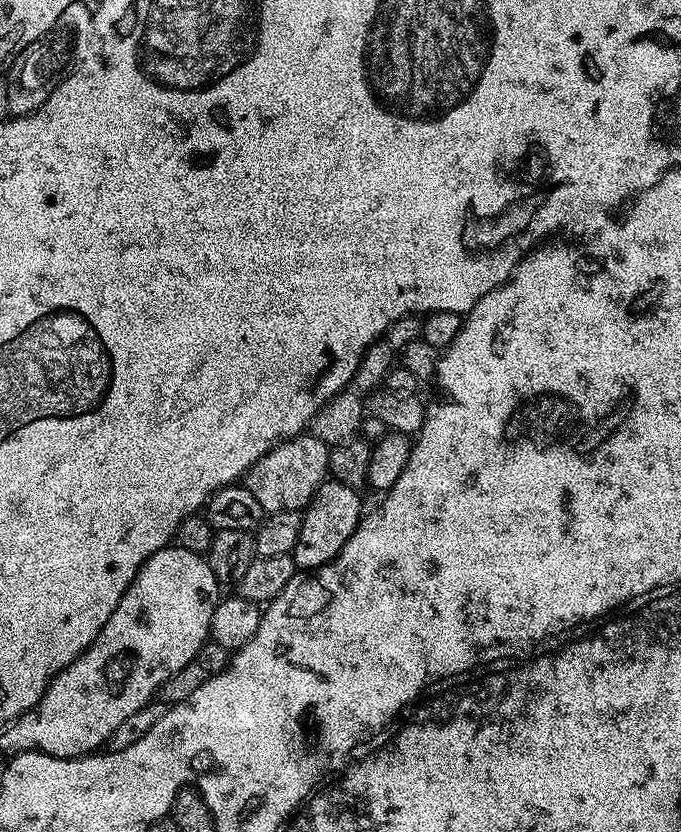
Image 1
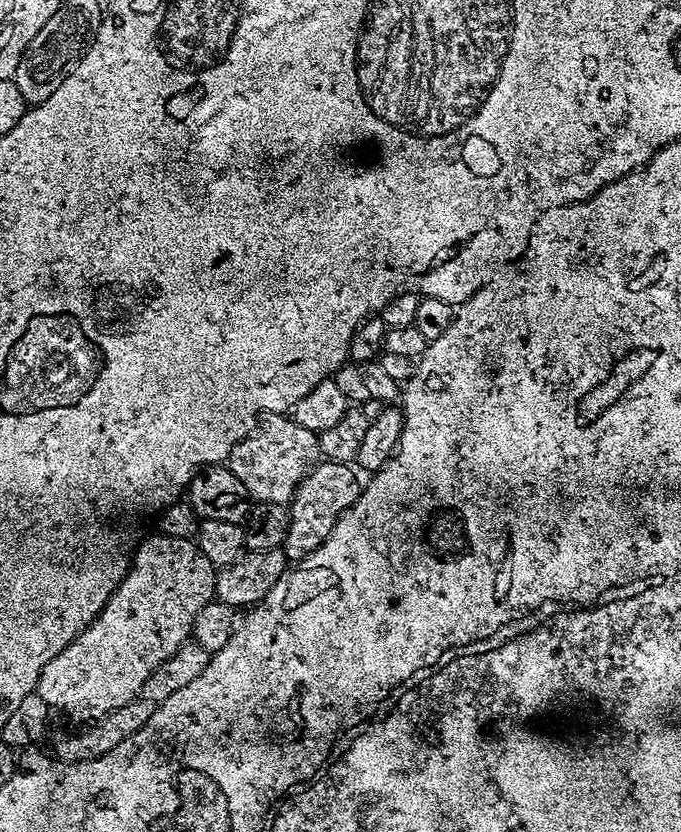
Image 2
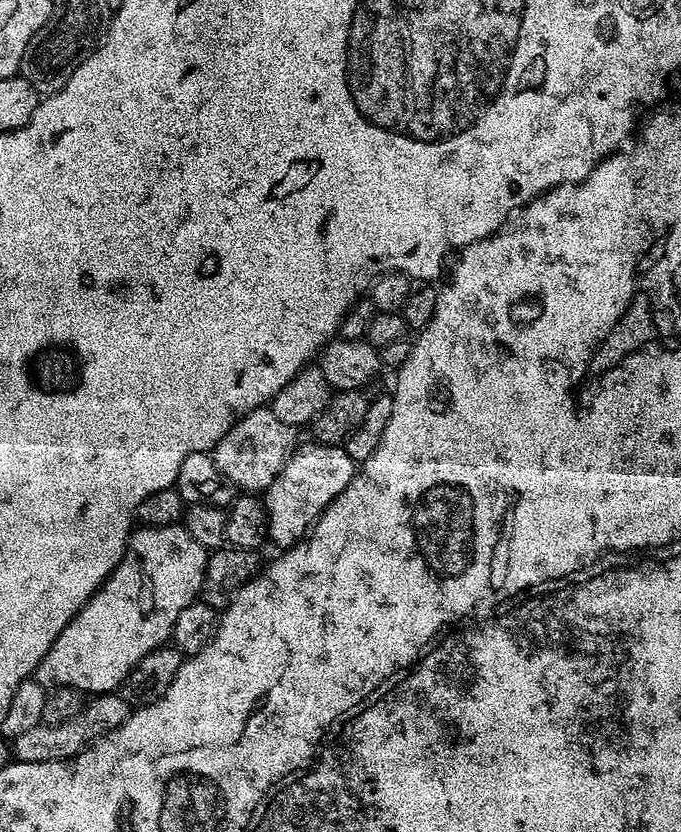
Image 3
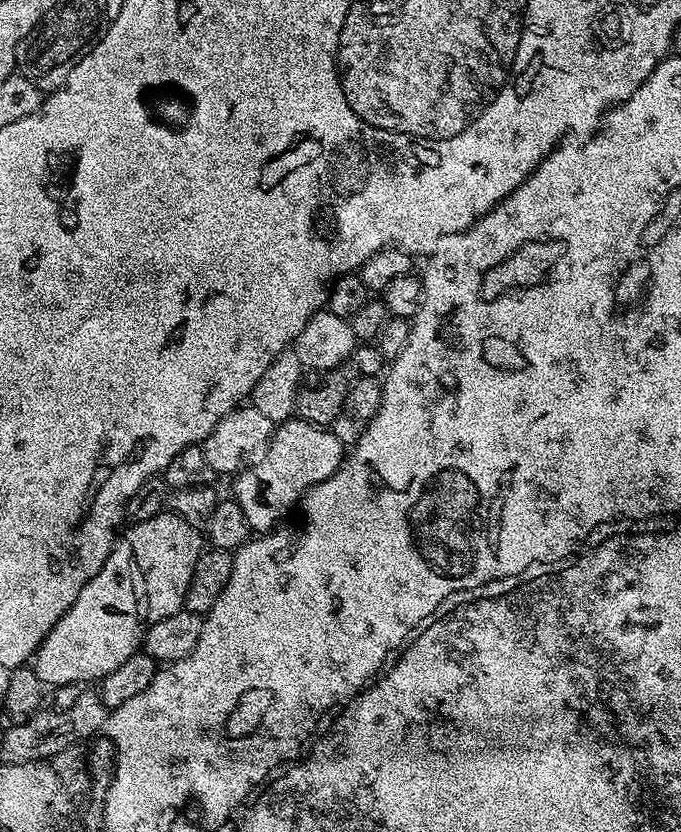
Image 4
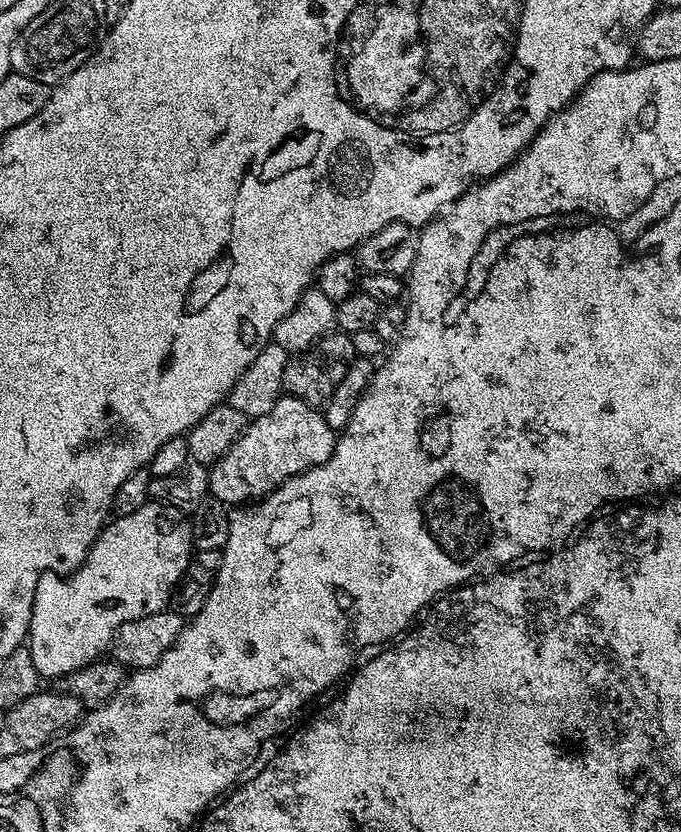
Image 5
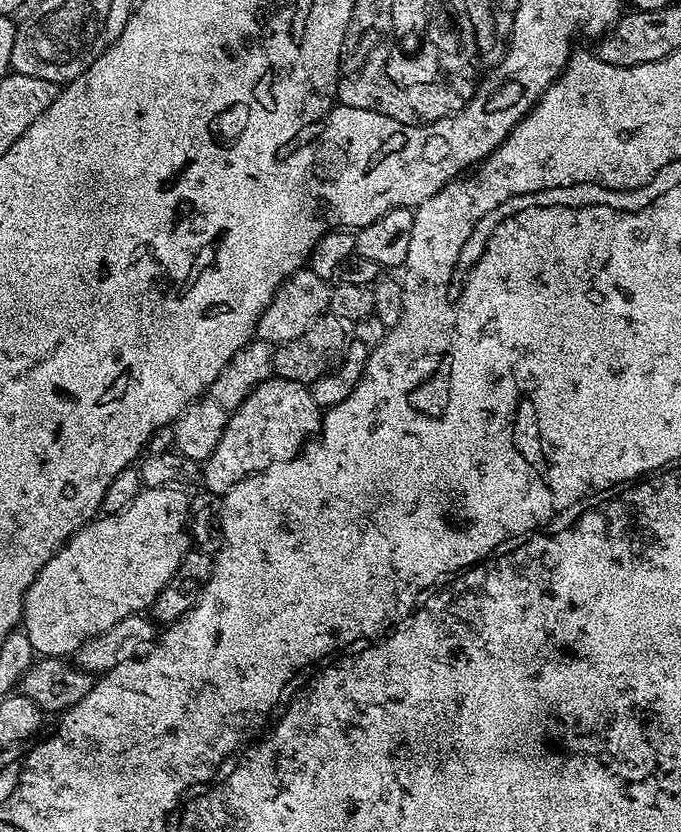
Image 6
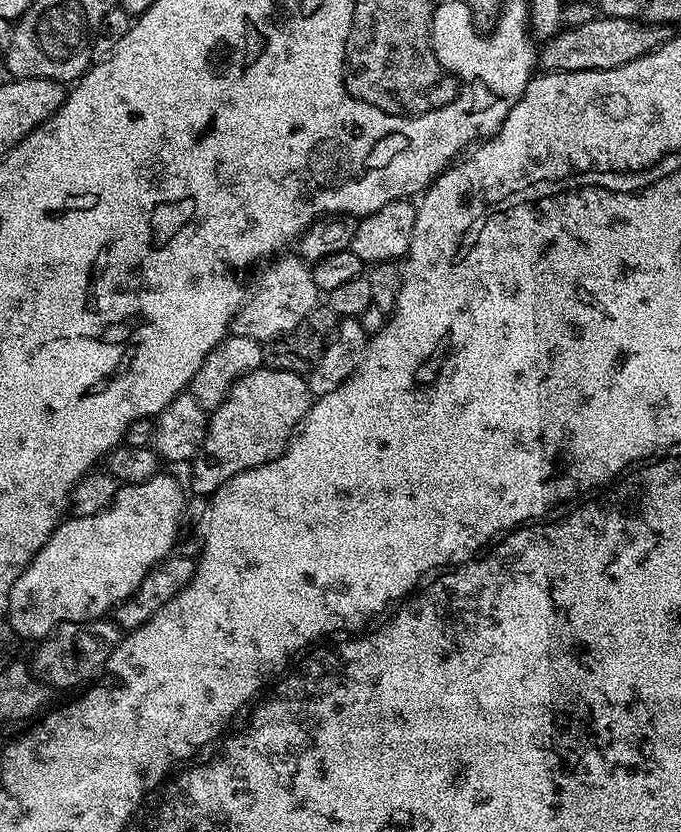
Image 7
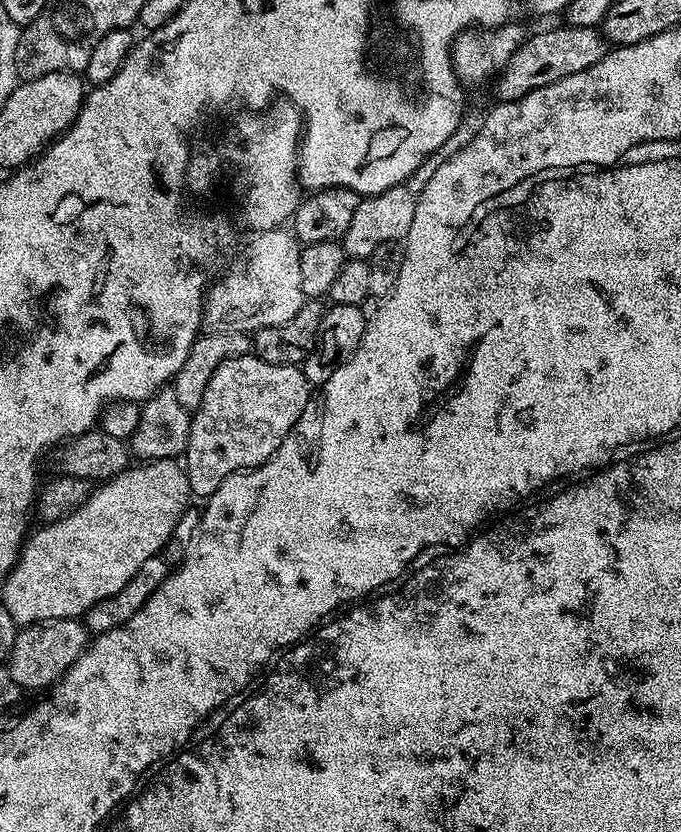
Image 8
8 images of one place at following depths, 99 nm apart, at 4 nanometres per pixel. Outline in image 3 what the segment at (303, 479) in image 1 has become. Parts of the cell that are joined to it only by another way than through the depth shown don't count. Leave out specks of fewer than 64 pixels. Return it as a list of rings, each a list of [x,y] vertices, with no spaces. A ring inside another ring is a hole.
[[[271,407],[256,408],[232,426],[217,442],[210,455],[227,483],[229,480],[230,483],[237,484],[245,493],[260,494],[270,487],[297,447],[296,432],[293,425],[274,418]]]

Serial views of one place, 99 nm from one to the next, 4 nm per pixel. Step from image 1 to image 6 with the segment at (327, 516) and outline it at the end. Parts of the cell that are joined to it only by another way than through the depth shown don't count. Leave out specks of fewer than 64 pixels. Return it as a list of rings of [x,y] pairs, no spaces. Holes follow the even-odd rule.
[[[273,375],[254,388],[228,417],[222,442],[214,454],[203,461],[203,487],[213,494],[223,494],[242,478],[264,472],[278,462],[292,460],[301,448],[320,431],[322,410],[314,402],[309,385],[283,380]]]

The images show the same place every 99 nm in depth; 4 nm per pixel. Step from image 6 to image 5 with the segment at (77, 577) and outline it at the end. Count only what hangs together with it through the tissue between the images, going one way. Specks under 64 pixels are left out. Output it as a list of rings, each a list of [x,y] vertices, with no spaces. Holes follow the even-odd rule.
[[[149,502],[138,510],[134,510],[134,514],[126,514],[125,516],[116,516],[109,519],[108,523],[104,525],[104,529],[98,534],[94,546],[88,551],[88,557],[84,559],[82,566],[78,566],[76,572],[70,572],[67,575],[45,572],[44,577],[40,579],[38,586],[34,590],[34,606],[32,607],[32,617],[30,618],[30,626],[28,627],[26,646],[30,650],[30,658],[34,658],[34,666],[41,678],[48,678],[48,676],[63,678],[69,676],[74,670],[78,670],[82,666],[93,664],[111,649],[112,639],[118,630],[118,626],[122,626],[126,622],[134,622],[134,618],[146,618],[146,614],[165,611],[169,607],[172,592],[178,586],[178,582],[182,578],[182,574],[193,555],[194,545],[192,543],[191,519],[172,504]]]

